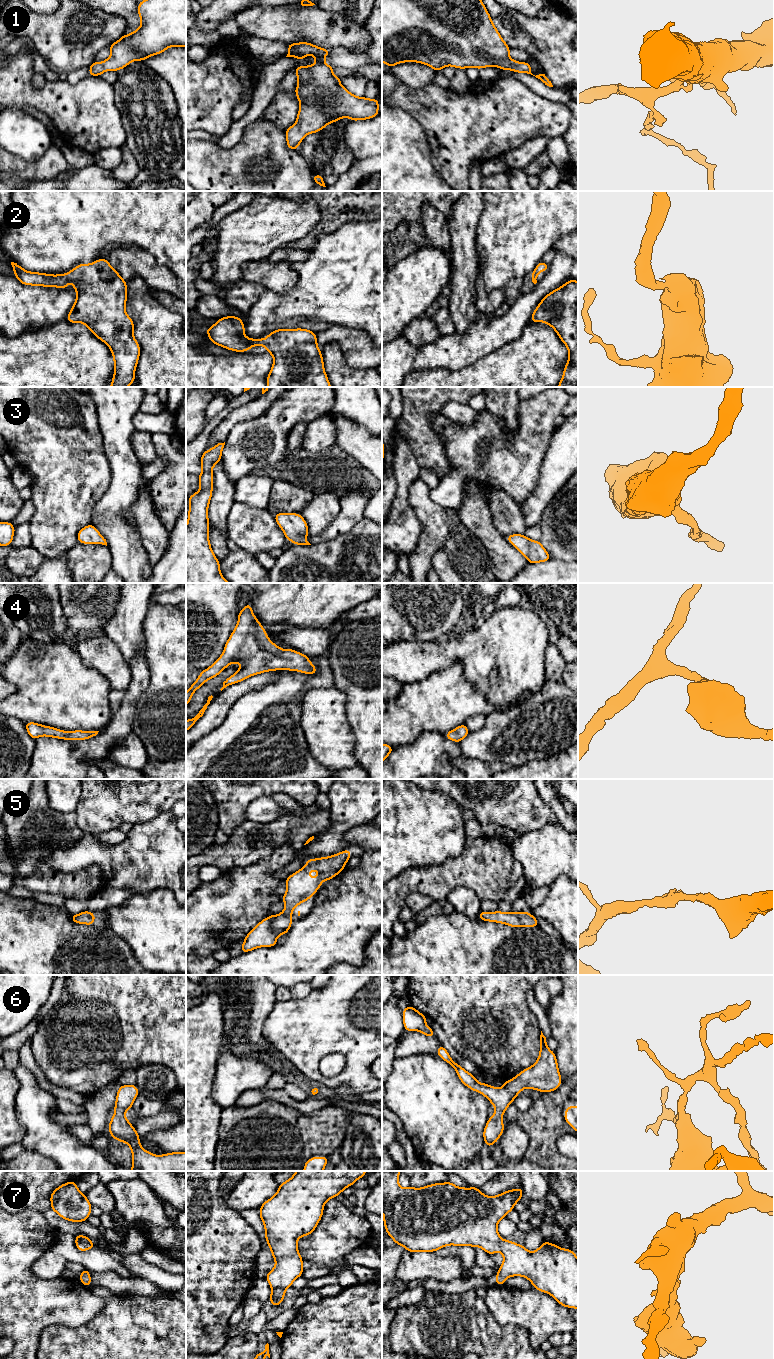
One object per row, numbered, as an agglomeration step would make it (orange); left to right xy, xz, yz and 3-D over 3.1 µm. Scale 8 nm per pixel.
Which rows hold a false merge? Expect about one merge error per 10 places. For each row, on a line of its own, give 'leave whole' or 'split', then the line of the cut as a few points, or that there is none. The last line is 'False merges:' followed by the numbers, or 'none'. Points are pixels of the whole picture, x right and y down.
1: leave whole; no cut
2: leave whole; no cut
3: leave whole; no cut
4: leave whole; no cut
5: leave whole; no cut
6: leave whole; no cut
7: leave whole; no cut
False merges: none

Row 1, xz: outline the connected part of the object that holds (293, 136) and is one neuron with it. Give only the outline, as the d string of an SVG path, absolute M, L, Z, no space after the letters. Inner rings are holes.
M309 42L287 44L289 53L286 57L294 57L303 60L307 55L313 55L316 63L309 66L296 67L298 86L294 91L300 103L296 123L285 130L287 147L292 150L298 149L304 137L316 133L328 124L348 117L351 121L371 119L379 114L379 102L377 98L368 99L357 97L350 93L340 84L341 77L333 75L334 68L324 62L324 58L331 52L329 49L320 48Z

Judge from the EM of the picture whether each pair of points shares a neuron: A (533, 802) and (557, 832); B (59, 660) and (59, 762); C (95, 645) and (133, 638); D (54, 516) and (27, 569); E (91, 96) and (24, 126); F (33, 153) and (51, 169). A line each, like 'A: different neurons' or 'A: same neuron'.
A: different neurons
B: different neurons
C: different neurons
D: different neurons
E: different neurons
F: different neurons

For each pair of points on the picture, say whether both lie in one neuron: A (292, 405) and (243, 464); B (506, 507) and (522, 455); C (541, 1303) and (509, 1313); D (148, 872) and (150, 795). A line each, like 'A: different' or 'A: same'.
A: same
B: different
C: same
D: different

